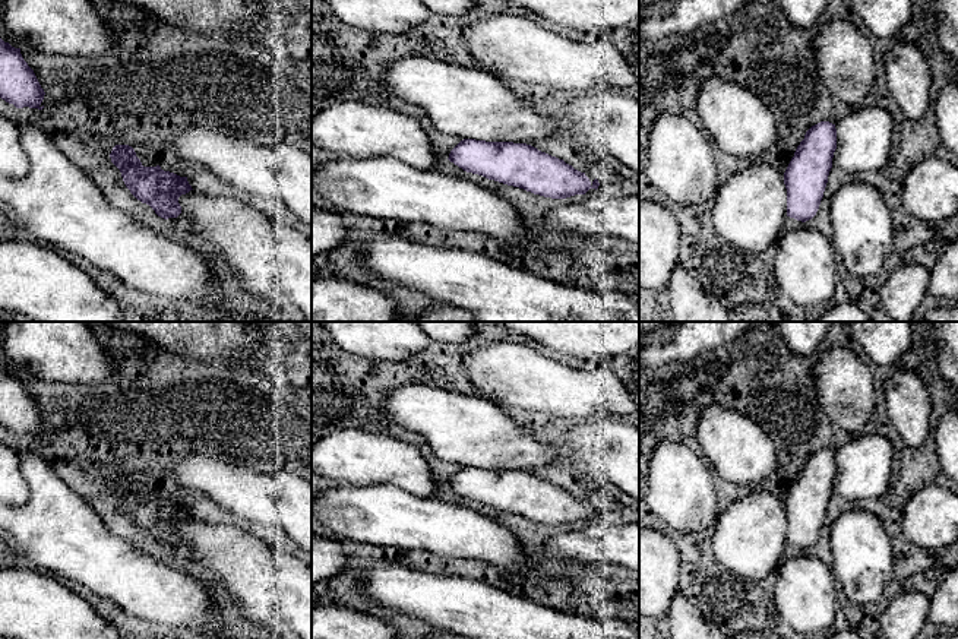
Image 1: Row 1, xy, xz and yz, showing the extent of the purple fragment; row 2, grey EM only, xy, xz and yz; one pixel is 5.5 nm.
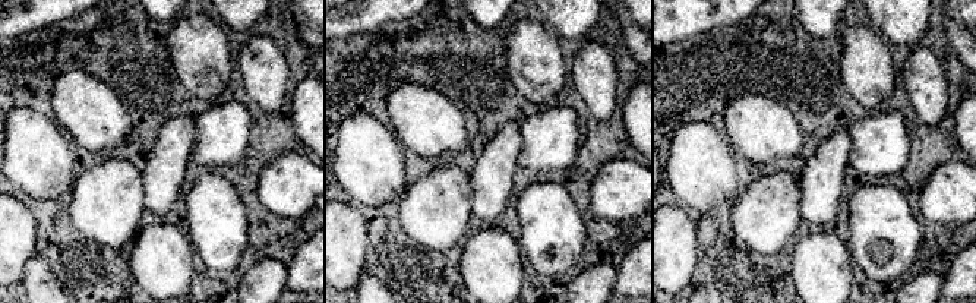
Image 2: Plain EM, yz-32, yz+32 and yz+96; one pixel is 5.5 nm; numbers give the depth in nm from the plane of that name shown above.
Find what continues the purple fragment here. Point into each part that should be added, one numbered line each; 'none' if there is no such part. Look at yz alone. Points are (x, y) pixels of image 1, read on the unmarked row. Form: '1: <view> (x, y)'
none

